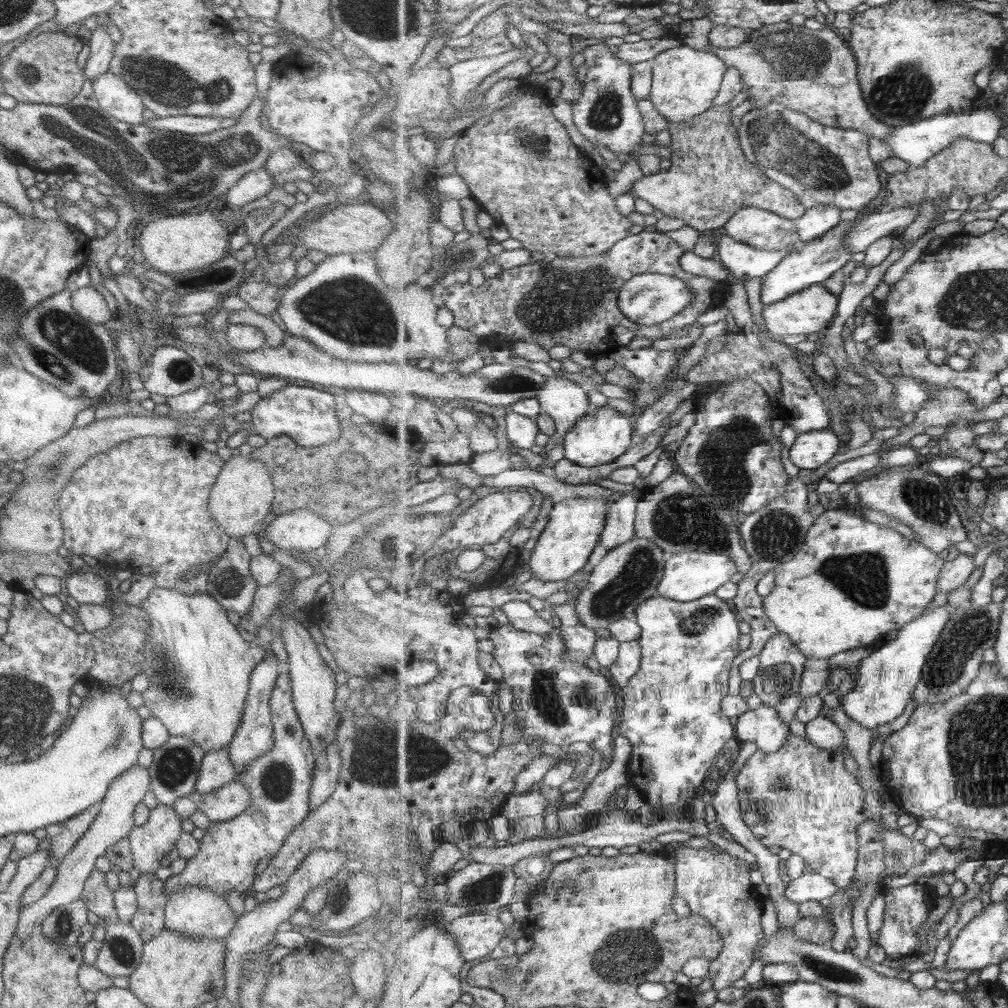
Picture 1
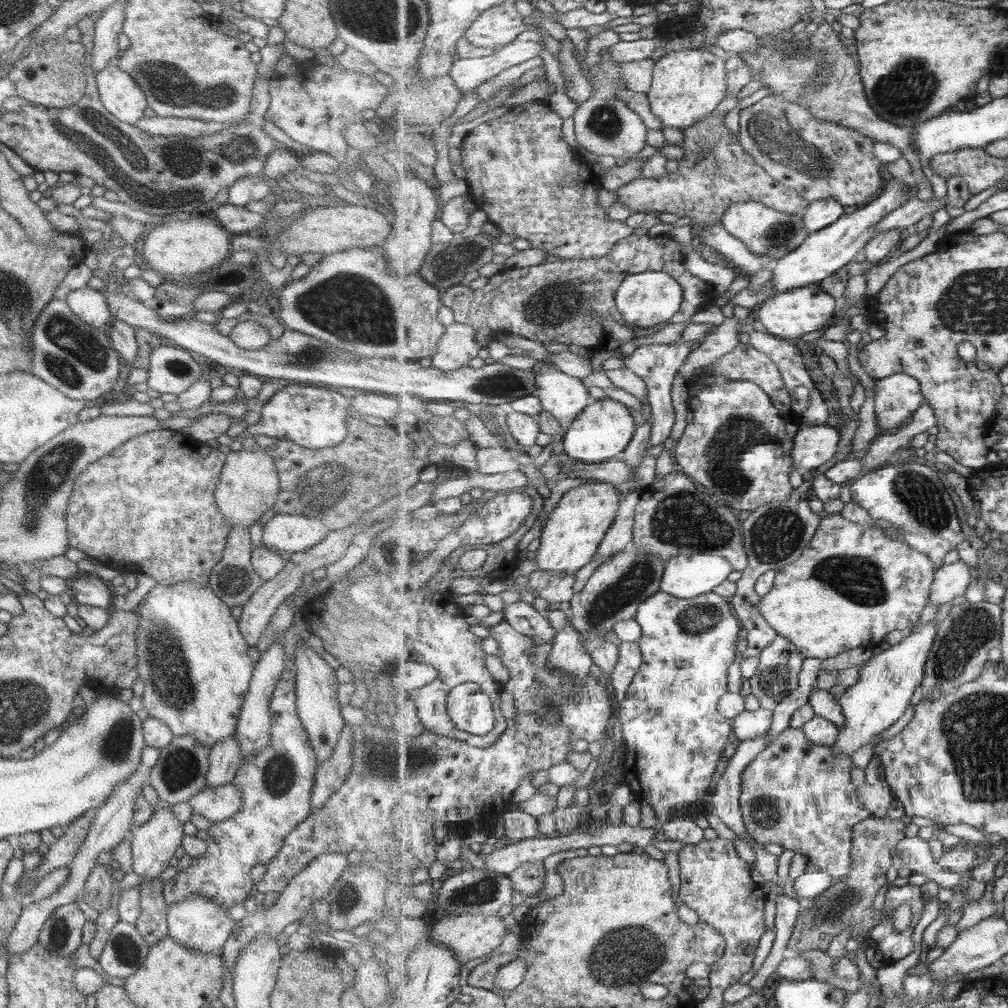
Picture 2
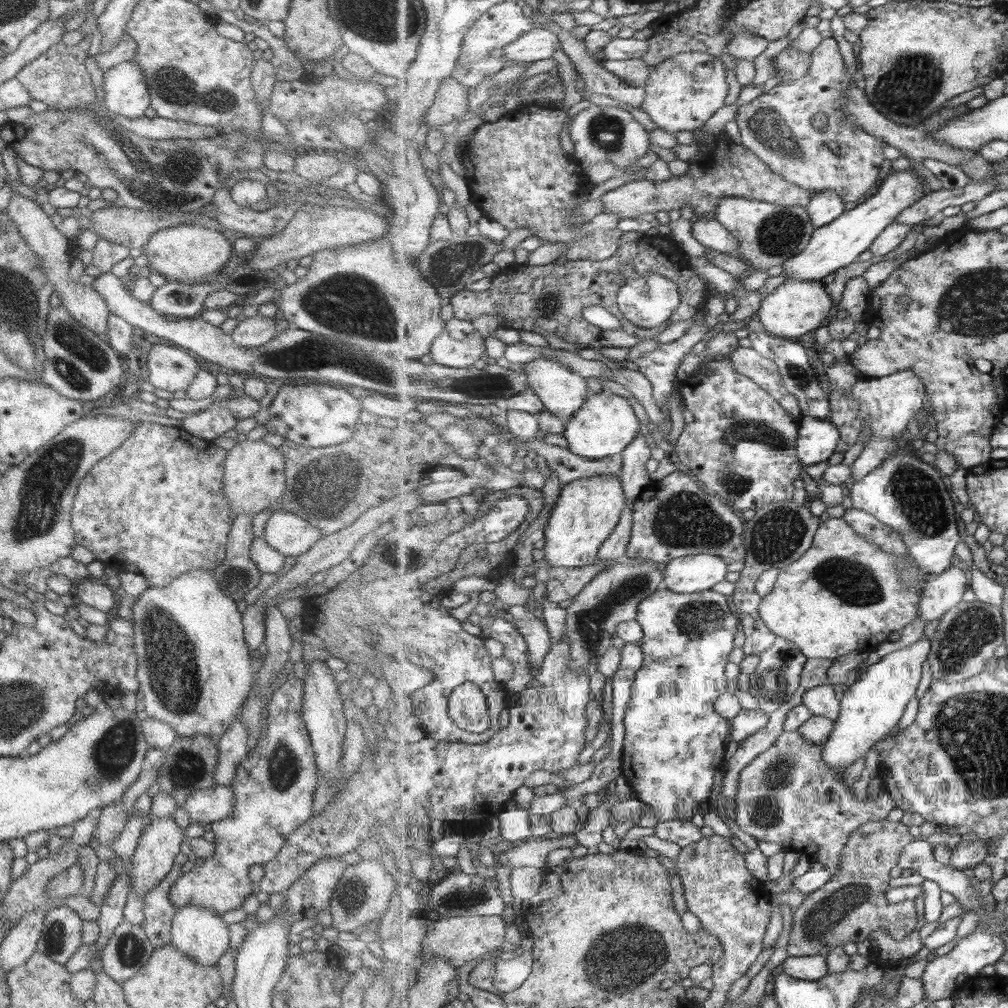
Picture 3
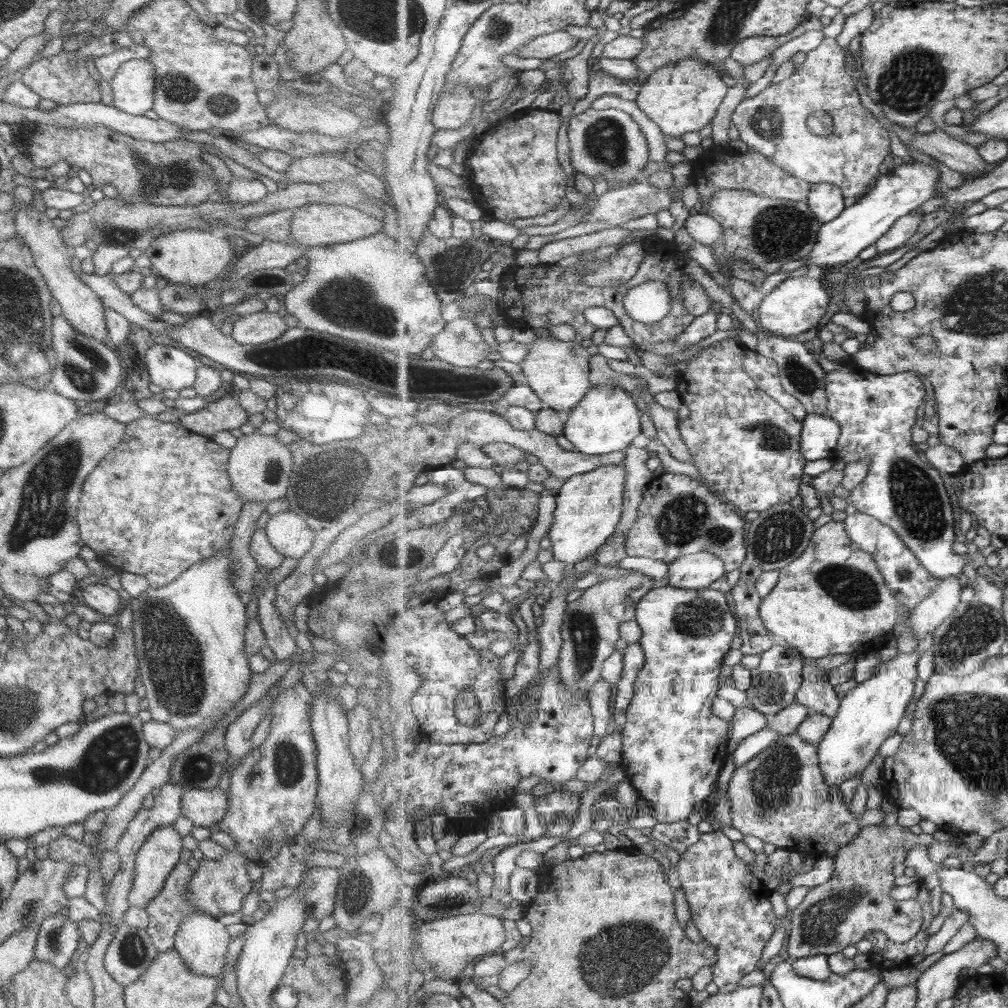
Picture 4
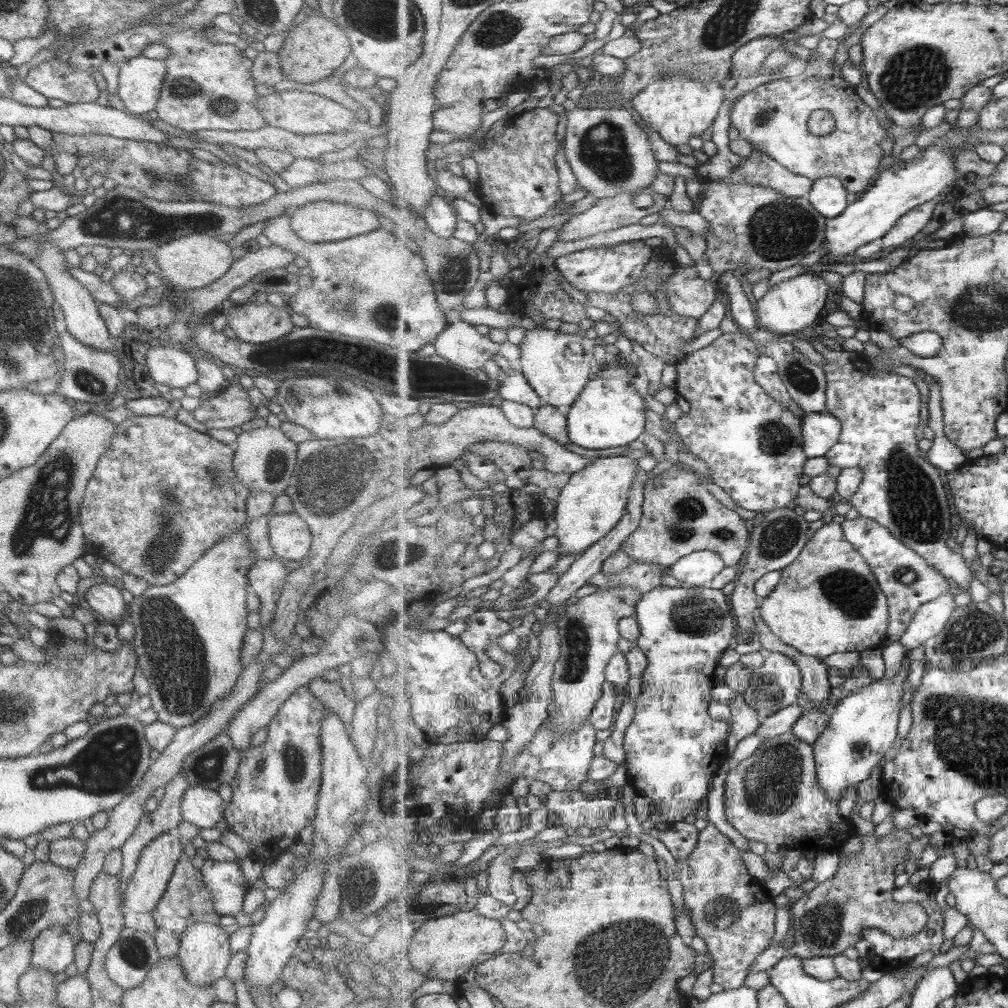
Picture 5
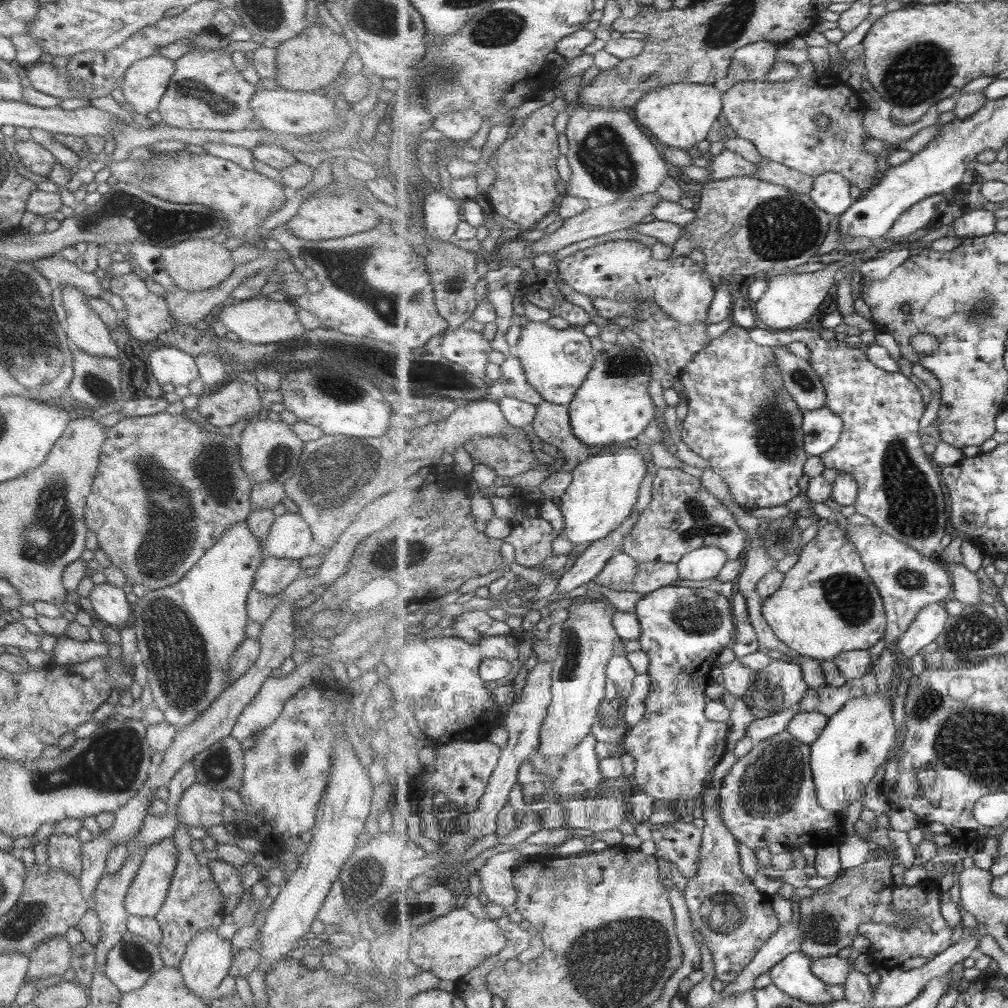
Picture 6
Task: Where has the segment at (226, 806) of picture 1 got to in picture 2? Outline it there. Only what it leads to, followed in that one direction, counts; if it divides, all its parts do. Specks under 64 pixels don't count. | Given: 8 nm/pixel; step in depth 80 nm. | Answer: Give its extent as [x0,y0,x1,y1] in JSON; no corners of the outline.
[187,783,241,823]

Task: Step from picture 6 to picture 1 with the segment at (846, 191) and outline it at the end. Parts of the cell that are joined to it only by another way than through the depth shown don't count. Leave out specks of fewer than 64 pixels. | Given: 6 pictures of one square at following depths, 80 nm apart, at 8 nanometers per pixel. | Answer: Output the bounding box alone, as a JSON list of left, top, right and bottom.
[796,205,841,240]

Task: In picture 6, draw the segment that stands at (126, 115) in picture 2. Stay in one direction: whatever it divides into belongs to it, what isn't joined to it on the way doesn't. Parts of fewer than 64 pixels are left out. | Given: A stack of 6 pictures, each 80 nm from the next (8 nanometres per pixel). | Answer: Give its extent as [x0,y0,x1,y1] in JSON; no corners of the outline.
[119,55,173,115]

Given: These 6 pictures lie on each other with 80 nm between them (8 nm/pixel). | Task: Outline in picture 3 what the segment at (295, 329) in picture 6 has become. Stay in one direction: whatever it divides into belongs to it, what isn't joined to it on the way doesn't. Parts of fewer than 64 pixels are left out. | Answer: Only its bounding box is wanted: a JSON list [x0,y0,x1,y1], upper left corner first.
[230,315,278,348]

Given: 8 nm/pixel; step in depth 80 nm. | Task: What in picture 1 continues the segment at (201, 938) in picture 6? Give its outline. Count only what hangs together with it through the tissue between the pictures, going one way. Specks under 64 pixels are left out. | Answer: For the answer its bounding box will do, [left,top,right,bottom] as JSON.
[164,886,237,940]

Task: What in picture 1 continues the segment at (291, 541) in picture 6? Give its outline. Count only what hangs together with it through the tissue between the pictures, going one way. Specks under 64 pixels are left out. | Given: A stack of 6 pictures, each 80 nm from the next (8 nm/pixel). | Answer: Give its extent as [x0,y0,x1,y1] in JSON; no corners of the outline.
[263,509,333,552]

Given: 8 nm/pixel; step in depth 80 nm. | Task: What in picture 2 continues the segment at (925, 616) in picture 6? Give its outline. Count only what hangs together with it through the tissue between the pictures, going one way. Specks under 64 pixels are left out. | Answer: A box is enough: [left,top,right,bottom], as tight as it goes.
[928,560,977,606]

